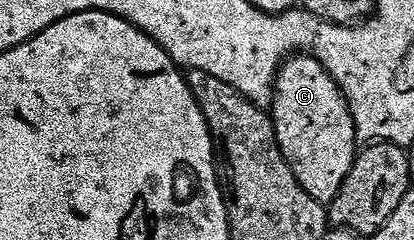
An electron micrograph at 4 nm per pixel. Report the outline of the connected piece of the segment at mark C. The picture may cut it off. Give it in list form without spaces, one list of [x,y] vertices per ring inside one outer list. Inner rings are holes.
[[[293,55],[276,74],[276,92],[270,106],[272,125],[276,128],[278,147],[294,171],[294,179],[302,183],[302,191],[325,207],[342,189],[358,152],[356,124],[344,92],[317,57]]]

